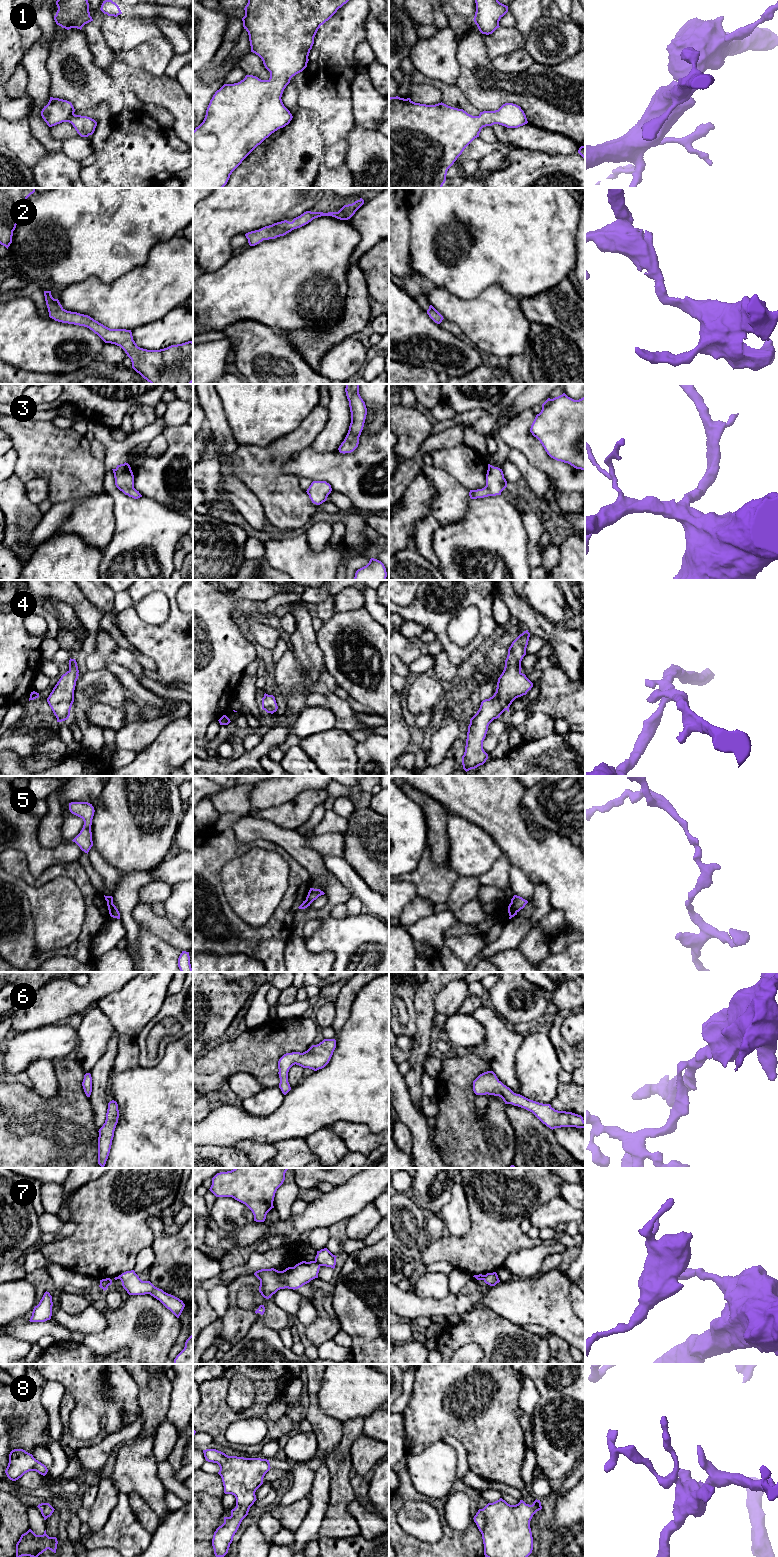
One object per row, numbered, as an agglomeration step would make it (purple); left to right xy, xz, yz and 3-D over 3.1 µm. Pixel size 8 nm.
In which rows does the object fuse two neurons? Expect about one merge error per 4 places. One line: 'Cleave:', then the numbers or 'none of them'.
Cleave: 5, 7

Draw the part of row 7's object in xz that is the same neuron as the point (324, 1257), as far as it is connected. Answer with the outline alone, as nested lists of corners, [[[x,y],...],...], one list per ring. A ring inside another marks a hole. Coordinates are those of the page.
[[[324,1248],[317,1251],[315,1262],[320,1266],[331,1267],[334,1269],[336,1265],[336,1257],[337,1256],[333,1255],[327,1248]]]

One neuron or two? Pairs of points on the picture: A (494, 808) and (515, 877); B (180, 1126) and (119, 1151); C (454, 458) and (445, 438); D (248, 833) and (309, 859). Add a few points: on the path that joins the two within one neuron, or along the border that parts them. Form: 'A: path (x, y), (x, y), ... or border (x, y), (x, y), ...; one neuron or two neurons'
A: border (511, 865), (517, 866), (530, 881); two neurons
B: path (165, 1141), (155, 1151), (134, 1151); one neuron
C: border (462, 441), (454, 446), (437, 448), (430, 454); two neurons
D: path (263, 833), (277, 834), (289, 839), (294, 844); one neuron

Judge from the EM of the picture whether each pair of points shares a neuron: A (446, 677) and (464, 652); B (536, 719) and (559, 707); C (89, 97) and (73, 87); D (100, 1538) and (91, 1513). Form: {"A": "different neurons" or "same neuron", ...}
{"A": "different neurons", "B": "different neurons", "C": "same neuron", "D": "different neurons"}

